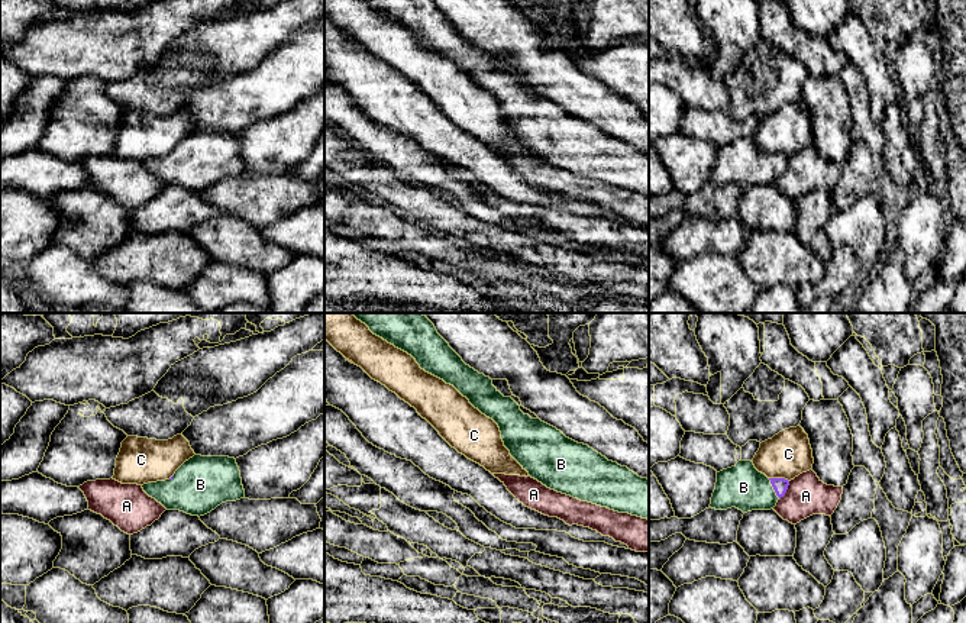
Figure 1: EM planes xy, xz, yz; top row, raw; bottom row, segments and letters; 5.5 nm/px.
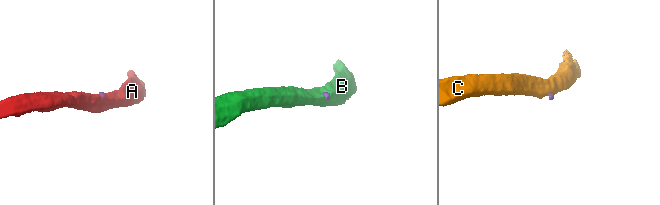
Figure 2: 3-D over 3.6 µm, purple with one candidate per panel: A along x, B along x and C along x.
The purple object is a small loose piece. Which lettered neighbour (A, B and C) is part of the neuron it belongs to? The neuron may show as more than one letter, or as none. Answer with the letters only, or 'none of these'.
B

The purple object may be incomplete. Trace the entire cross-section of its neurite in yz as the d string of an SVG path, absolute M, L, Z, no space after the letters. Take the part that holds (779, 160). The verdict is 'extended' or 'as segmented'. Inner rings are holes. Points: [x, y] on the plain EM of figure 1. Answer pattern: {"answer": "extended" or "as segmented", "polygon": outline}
{"answer": "extended", "polygon": "M739 136L734 142L717 148L710 183L736 183L743 188L770 185L785 171L788 161L789 156L785 154L768 154L759 148L752 136Z"}

